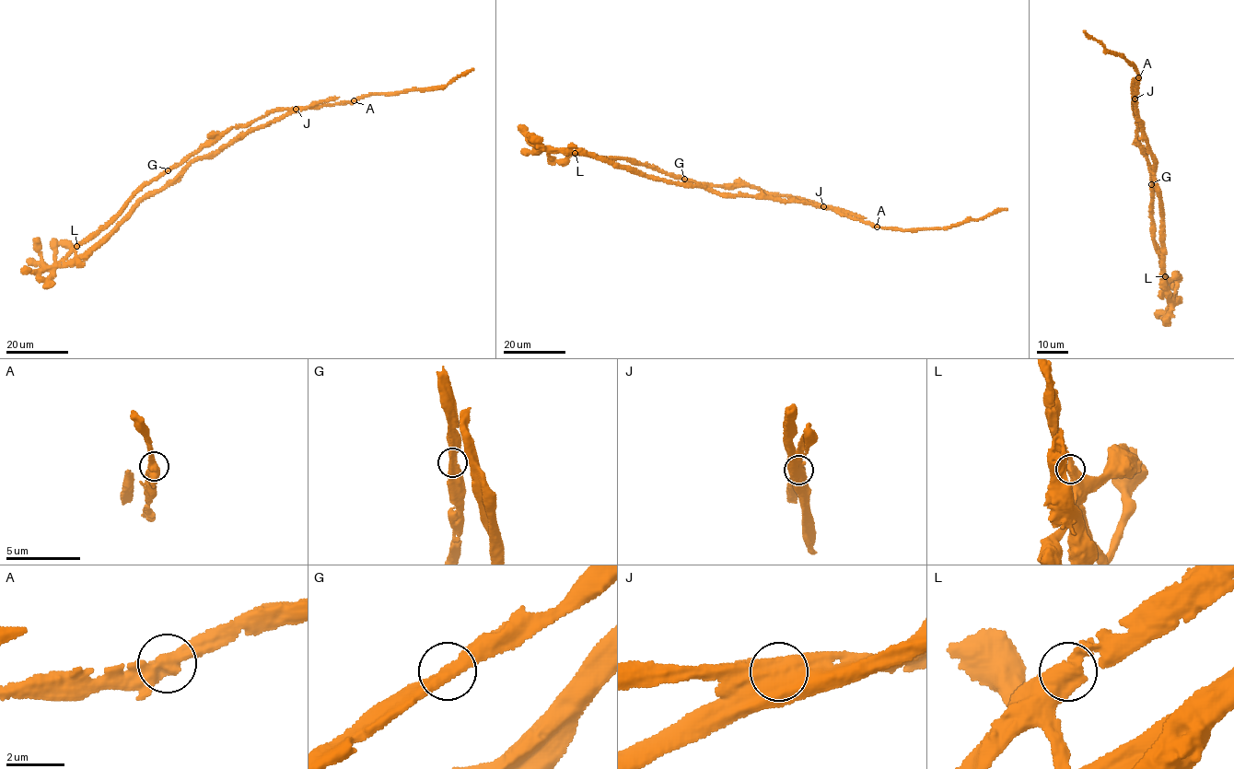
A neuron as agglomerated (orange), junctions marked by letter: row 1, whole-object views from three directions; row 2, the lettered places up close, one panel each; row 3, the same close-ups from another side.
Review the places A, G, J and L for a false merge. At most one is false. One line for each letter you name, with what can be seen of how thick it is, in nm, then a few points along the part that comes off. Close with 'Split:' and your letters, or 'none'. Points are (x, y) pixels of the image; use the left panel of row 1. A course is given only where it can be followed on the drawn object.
J: 1100 nm thick; foreign part runs (296, 109), (267, 114), (227, 131), (194, 151), (139, 190), (124, 207), (51, 268), (33, 265), (28, 259)
Split: J

